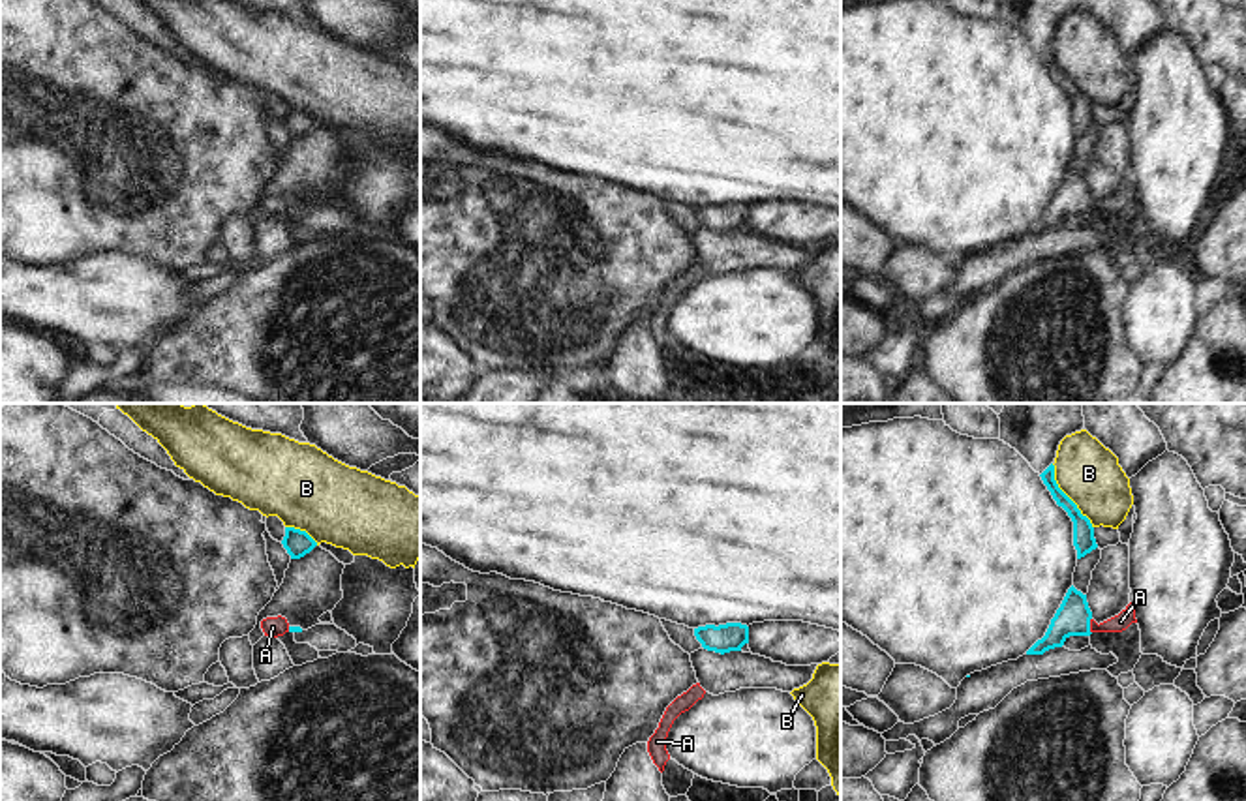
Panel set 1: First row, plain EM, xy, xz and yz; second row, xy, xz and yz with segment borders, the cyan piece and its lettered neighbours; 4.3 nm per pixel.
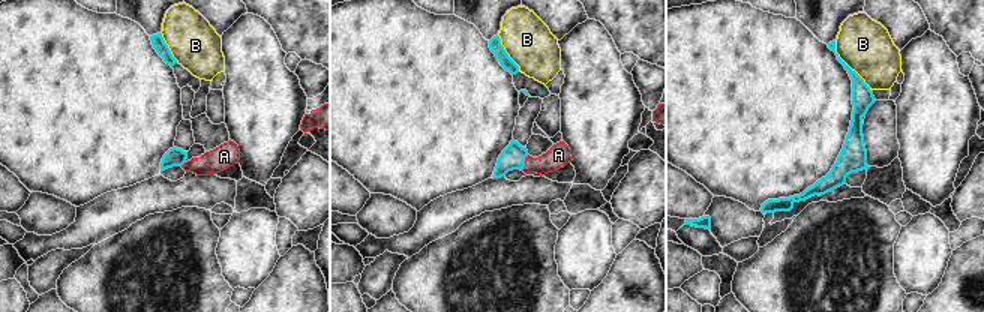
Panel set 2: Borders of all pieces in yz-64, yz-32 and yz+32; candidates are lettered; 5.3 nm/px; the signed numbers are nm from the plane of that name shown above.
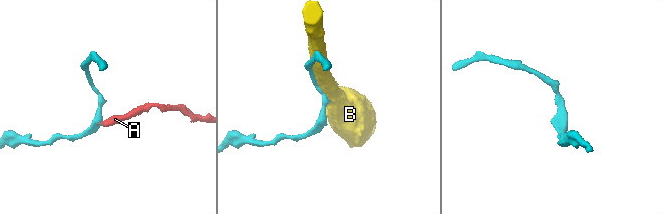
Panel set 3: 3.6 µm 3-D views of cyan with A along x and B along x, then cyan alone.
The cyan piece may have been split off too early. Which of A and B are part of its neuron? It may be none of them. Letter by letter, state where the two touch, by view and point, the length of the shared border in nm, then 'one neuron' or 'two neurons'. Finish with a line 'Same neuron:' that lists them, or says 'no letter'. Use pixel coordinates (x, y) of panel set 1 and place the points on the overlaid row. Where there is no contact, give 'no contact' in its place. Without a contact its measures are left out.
A: contact yz (1089, 625); length 70 nm; one neuron
B: contact yz (1066, 496); length 340 nm; two neurons
Same neuron: A

